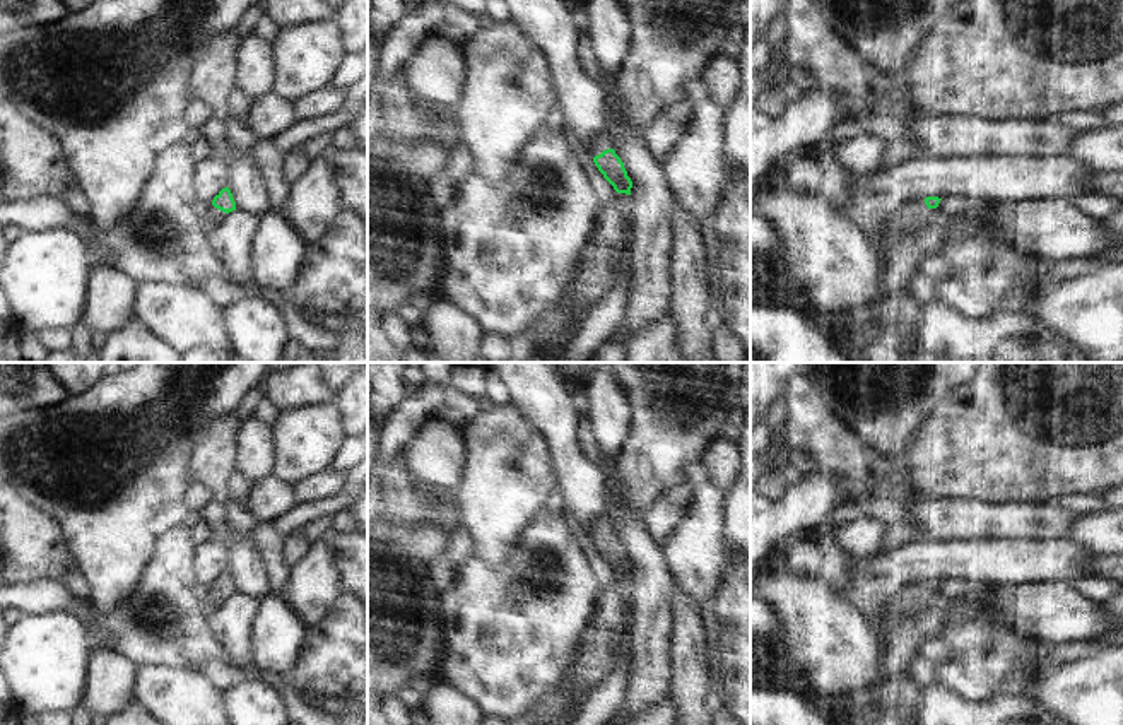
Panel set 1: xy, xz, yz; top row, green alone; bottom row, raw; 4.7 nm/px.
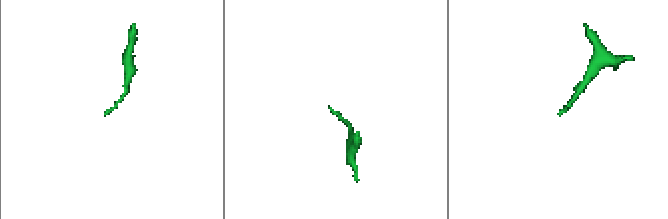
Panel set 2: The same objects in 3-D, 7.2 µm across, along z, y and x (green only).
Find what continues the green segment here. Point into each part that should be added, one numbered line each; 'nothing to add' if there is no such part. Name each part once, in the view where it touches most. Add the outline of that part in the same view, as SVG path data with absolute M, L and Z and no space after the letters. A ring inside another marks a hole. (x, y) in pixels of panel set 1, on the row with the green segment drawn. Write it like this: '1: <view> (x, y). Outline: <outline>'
1: xz (600, 142). Outline: M602 130L597 133L588 147L588 154L593 159L607 149L614 149L610 137Z

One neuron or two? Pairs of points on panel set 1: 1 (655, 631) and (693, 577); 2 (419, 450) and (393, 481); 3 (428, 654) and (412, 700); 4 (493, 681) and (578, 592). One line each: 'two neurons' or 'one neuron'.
1: two neurons
2: two neurons
3: two neurons
4: one neuron

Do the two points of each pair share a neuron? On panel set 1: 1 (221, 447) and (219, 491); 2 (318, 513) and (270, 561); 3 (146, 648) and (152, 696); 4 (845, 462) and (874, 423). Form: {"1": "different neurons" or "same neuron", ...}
{"1": "same neuron", "2": "same neuron", "3": "different neurons", "4": "different neurons"}

